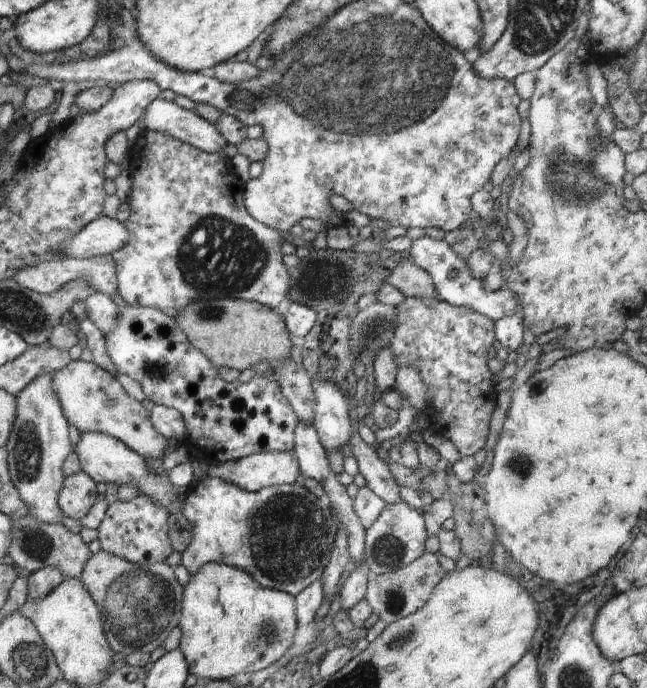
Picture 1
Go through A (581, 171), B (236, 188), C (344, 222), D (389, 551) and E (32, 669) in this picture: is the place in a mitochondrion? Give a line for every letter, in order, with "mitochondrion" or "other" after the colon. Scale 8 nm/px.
A: mitochondrion
B: other
C: other
D: mitochondrion
E: mitochondrion

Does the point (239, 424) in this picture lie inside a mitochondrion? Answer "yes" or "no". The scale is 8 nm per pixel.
no

